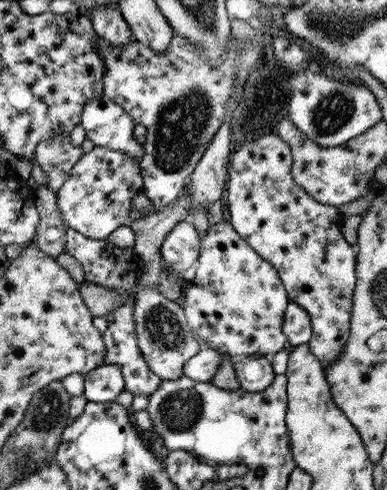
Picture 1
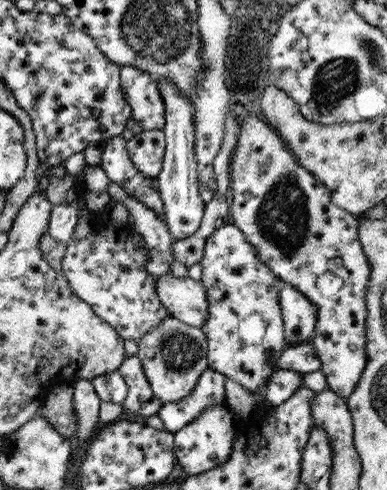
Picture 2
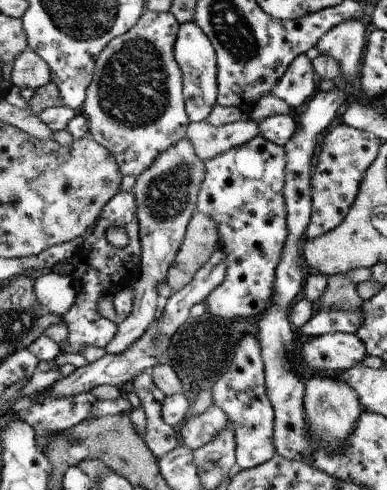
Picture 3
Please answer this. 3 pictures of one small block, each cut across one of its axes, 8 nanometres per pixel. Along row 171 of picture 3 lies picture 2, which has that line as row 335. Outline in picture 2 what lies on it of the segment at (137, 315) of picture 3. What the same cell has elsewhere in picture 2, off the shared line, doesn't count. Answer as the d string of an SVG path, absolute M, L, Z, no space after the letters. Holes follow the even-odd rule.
M171 316L139 340L137 358L143 364L143 372L153 394L163 400L163 404L177 404L183 402L183 398L189 398L189 394L195 390L195 384L199 384L199 376L209 370L205 334L199 328L191 328Z

